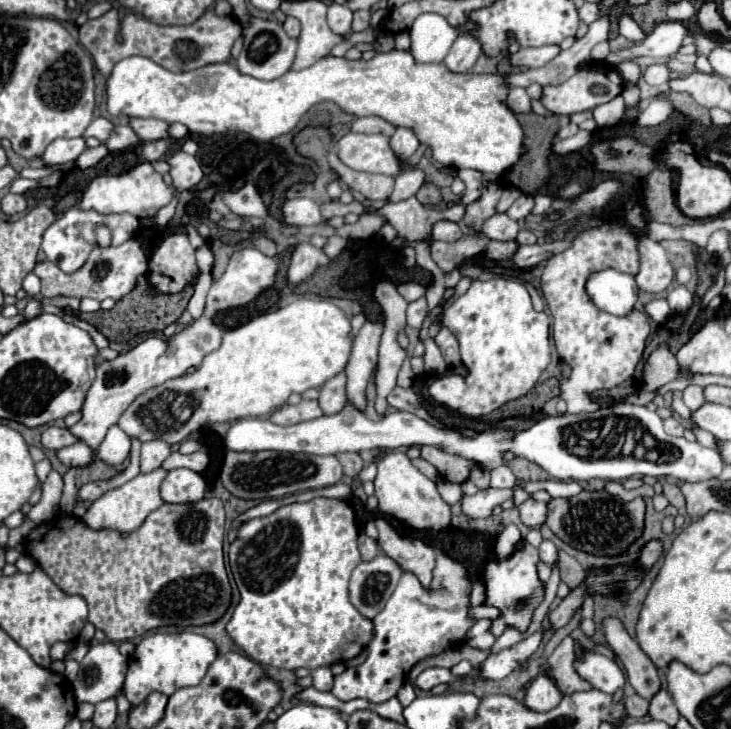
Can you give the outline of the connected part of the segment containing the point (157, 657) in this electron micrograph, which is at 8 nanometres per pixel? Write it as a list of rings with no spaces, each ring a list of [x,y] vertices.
[[[194,632],[148,634],[138,642],[136,652],[130,658],[130,668],[126,674],[122,694],[132,702],[132,706],[138,706],[150,692],[162,692],[170,696],[178,688],[196,686],[204,678],[208,666],[216,660],[216,656],[218,652],[216,652],[214,642]]]

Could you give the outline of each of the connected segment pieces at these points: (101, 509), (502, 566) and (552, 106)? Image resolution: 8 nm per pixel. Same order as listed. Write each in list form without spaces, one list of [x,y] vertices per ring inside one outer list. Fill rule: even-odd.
[[[158,468],[150,474],[138,474],[134,480],[126,482],[124,486],[120,488],[114,488],[114,490],[108,490],[106,494],[102,494],[88,510],[86,514],[82,516],[82,522],[92,528],[92,530],[116,530],[120,534],[130,534],[134,532],[150,512],[154,512],[156,508],[160,508],[164,502],[160,498],[160,482],[164,480],[166,476],[166,470]]]
[[[522,540],[516,548],[516,552],[506,560],[496,560],[494,554],[490,556],[488,564],[484,566],[484,582],[486,582],[486,604],[496,606],[502,610],[502,616],[492,622],[494,636],[500,636],[506,626],[514,626],[520,632],[524,632],[530,624],[534,608],[544,598],[544,584],[538,580],[536,564],[538,564],[538,550],[530,546],[526,540]],[[520,600],[526,600],[526,604],[520,604]]]
[[[590,62],[584,64],[572,78],[568,78],[564,84],[558,86],[546,86],[544,88],[544,96],[542,96],[542,104],[554,112],[554,114],[576,114],[576,112],[586,112],[586,110],[594,110],[600,104],[610,102],[612,98],[616,98],[622,92],[622,78],[618,74],[618,70],[614,66],[608,66],[604,62]]]

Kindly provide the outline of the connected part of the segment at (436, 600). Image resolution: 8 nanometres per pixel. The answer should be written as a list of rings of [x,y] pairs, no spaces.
[[[440,552],[432,574],[432,586],[424,588],[416,574],[404,572],[386,608],[374,618],[374,638],[366,648],[366,662],[356,668],[346,668],[334,678],[330,692],[338,700],[348,702],[364,698],[382,704],[396,696],[406,674],[418,660],[464,644],[466,632],[476,624],[476,618],[470,616],[472,580],[468,574],[468,562],[454,560],[446,552]]]

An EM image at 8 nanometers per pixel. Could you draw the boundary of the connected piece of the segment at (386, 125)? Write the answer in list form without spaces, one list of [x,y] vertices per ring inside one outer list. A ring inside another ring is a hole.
[[[366,116],[366,118],[356,118],[352,122],[352,132],[364,132],[364,134],[384,134],[384,136],[392,136],[394,134],[394,126],[382,118],[376,116]]]

